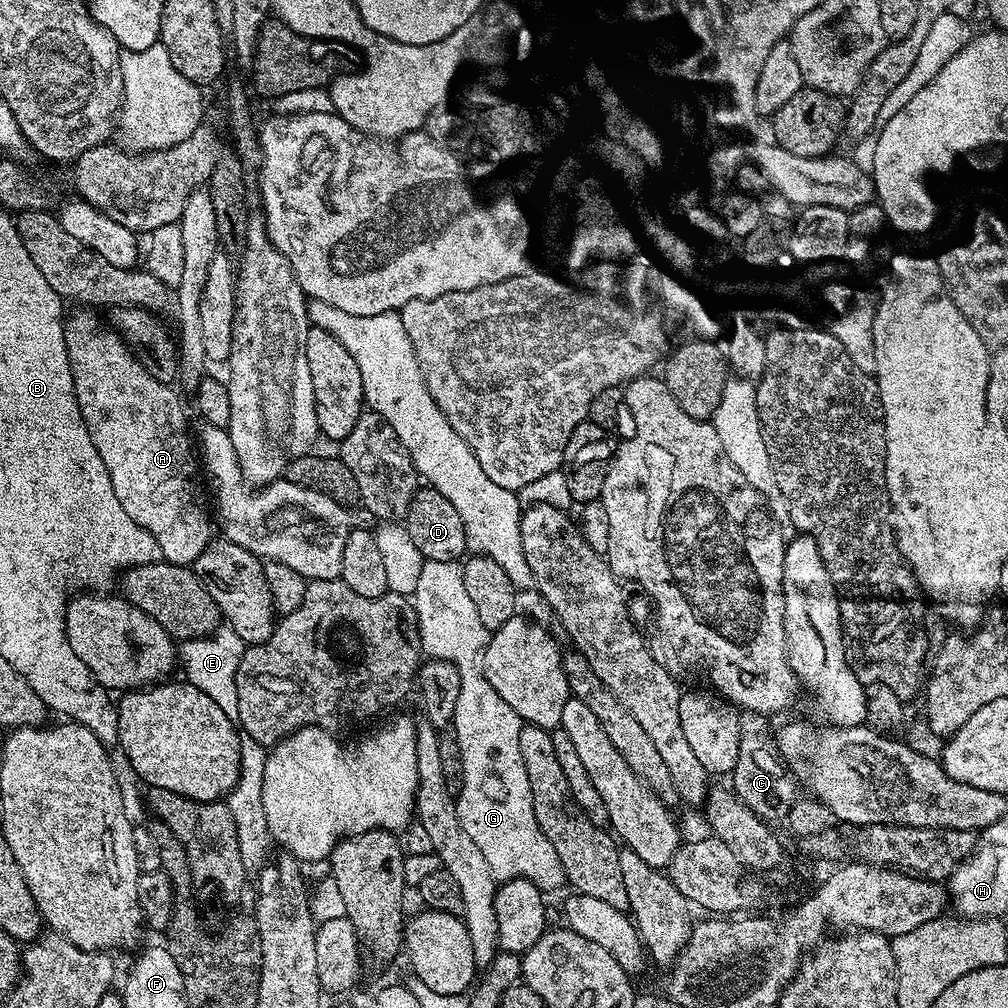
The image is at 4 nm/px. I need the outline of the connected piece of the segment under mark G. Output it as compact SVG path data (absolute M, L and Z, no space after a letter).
M425 560L414 608L415 604L416 624L420 627L418 643L423 655L434 660L450 660L460 671L458 706L451 727L456 729L464 771L464 785L456 797L462 830L482 850L482 858L486 858L486 866L490 866L497 881L528 879L544 894L565 887L566 877L558 850L554 850L546 834L542 834L538 818L534 818L530 778L526 778L526 766L522 766L522 754L518 750L521 718L491 688L478 663L488 645L490 629L482 626L482 618L478 618L478 610L474 610L474 602L466 594L463 563Z

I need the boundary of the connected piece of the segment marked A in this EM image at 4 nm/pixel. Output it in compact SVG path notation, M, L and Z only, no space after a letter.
M76 310L64 321L64 341L68 361L72 363L74 394L78 410L82 410L86 430L90 430L90 442L94 442L94 450L98 450L102 462L106 462L106 474L110 474L110 486L114 486L114 494L118 494L122 510L126 510L135 524L152 535L160 548L160 556L172 564L195 565L198 554L202 554L214 539L214 524L212 520L208 521L210 508L208 504L204 505L200 488L196 485L198 460L194 455L193 437L188 437L184 408L169 385L159 384L144 369L119 331L104 332L96 316L99 315L92 310Z

